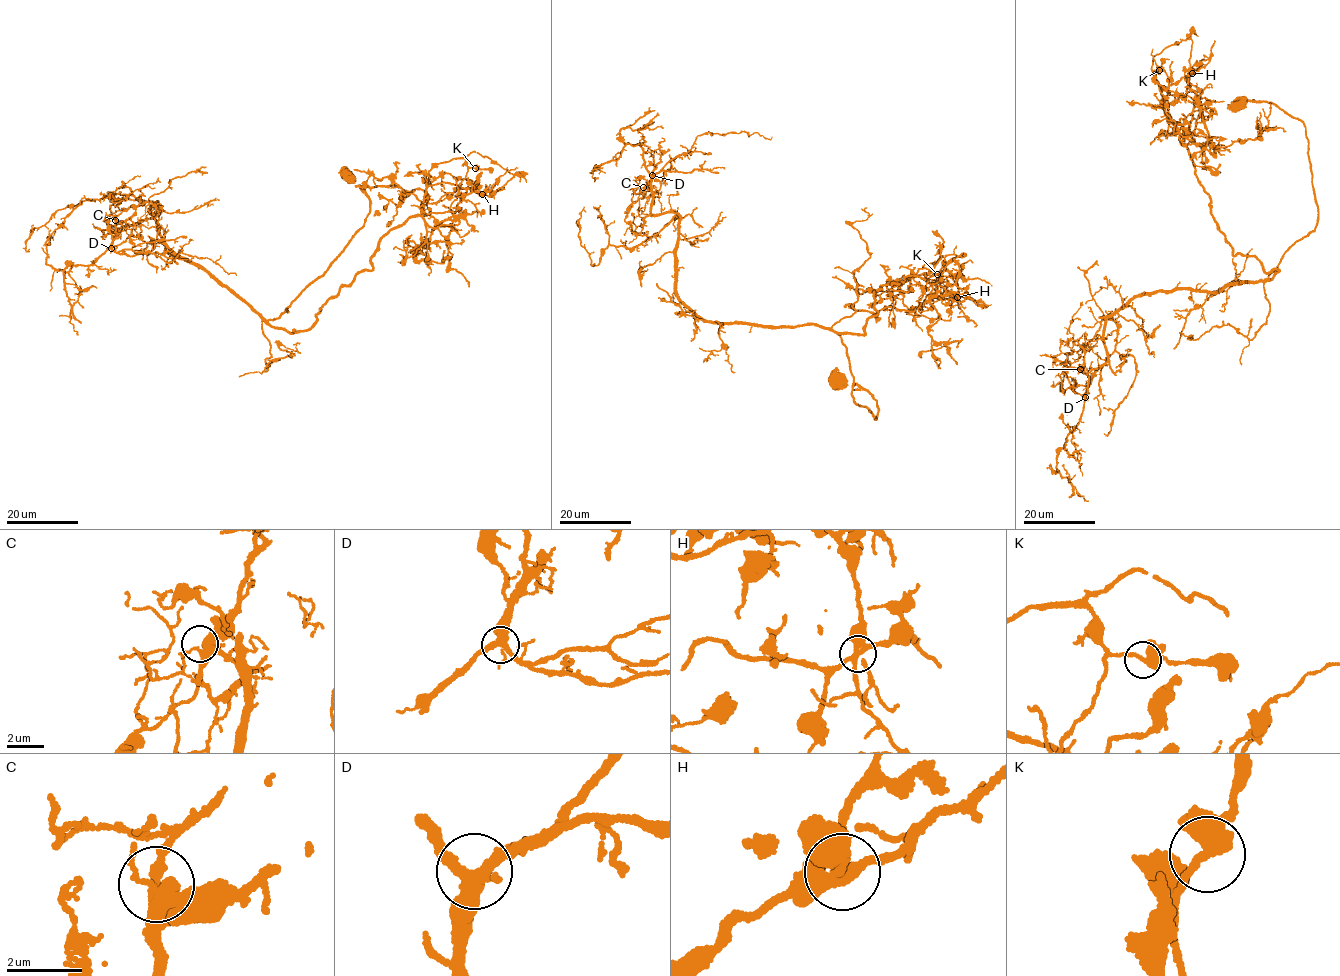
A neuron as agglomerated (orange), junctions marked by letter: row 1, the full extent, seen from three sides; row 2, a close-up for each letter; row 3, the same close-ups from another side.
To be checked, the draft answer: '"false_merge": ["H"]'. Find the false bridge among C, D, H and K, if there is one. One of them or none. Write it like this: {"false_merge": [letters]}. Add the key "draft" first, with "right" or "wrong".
{"draft": "right", "false_merge": ["H"]}

